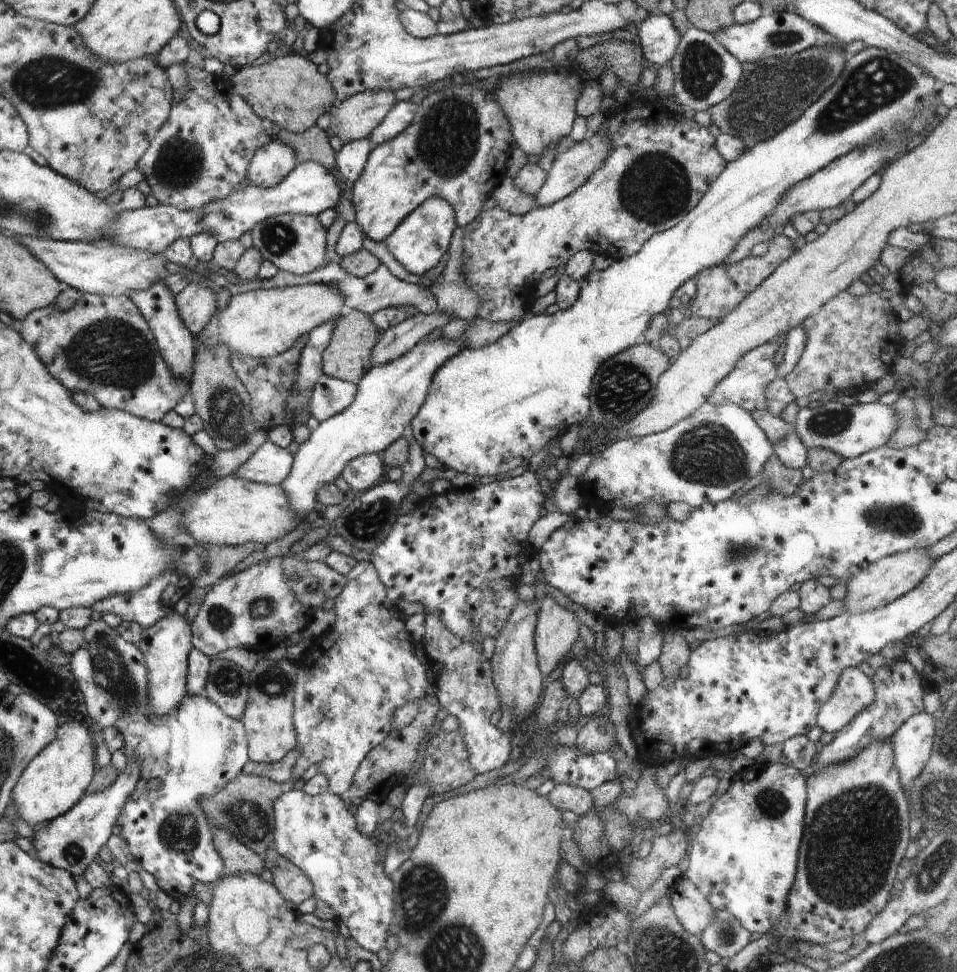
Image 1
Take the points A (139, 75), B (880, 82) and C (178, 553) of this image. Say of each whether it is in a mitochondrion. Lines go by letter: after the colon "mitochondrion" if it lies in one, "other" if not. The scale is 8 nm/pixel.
A: mitochondrion
B: mitochondrion
C: other

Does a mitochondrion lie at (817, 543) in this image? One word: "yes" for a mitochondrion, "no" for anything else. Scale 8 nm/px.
no

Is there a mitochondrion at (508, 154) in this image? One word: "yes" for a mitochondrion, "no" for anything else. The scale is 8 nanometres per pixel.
no

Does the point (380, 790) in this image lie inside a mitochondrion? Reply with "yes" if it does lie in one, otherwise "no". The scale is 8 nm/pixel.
no

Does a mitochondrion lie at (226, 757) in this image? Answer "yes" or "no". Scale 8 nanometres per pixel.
no

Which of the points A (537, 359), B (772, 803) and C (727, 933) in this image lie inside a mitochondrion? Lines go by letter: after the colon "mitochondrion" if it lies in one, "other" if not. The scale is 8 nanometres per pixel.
A: other
B: mitochondrion
C: mitochondrion

